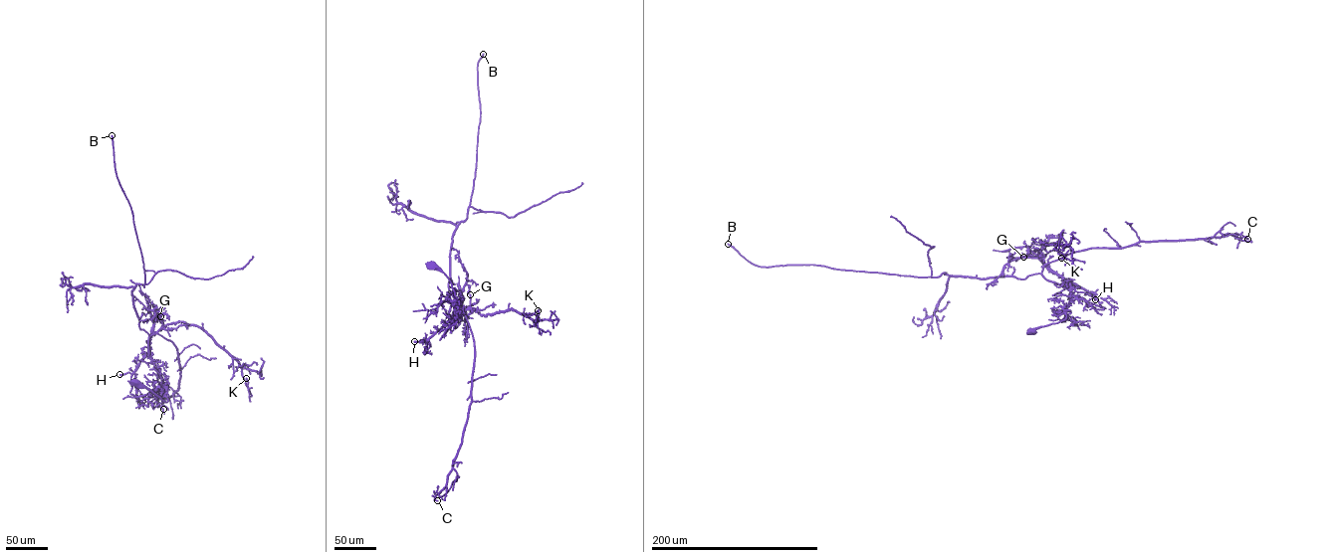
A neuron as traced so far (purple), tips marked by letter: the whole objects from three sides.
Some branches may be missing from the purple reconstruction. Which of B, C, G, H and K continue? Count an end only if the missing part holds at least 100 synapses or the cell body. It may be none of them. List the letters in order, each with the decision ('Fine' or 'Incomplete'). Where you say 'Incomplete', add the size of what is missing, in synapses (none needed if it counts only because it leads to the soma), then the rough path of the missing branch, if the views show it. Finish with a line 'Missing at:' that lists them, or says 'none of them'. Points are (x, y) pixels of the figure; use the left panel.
B: Incomplete. Roughly 200 synapses. Course of what is missing: (111, 135), (91, 69), (83, 59), (91, 52), (108, 49), (117, 55), (117, 62), (117, 58)
C: Fine
G: Incomplete. Roughly 350 synapses. Course of what is missing: (160, 316), (171, 297), (159, 288), (155, 276), (161, 268), (165, 269)
H: Fine
K: Fine
Missing at: B, G

